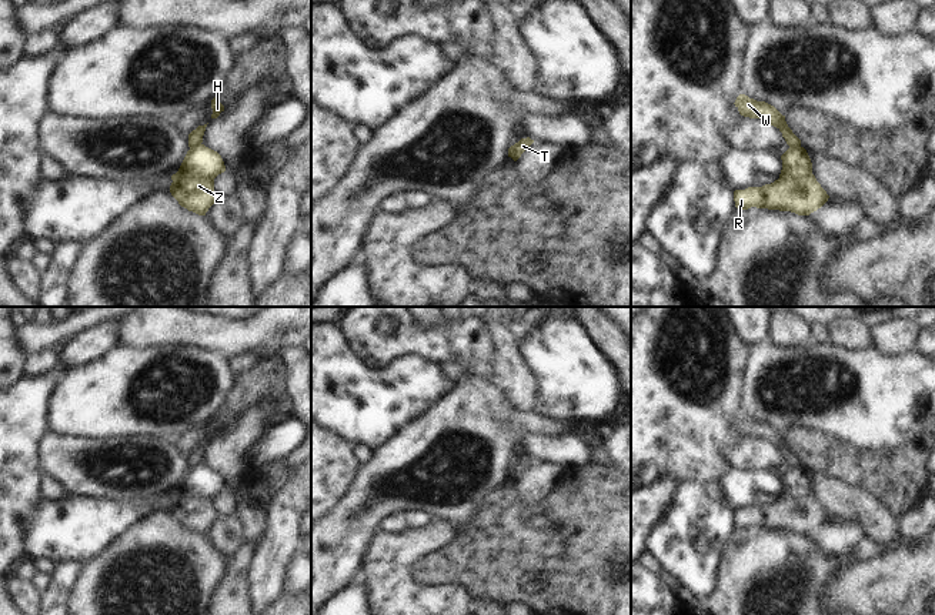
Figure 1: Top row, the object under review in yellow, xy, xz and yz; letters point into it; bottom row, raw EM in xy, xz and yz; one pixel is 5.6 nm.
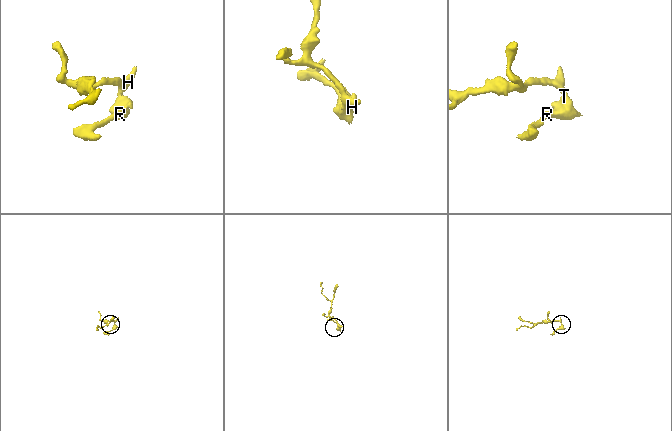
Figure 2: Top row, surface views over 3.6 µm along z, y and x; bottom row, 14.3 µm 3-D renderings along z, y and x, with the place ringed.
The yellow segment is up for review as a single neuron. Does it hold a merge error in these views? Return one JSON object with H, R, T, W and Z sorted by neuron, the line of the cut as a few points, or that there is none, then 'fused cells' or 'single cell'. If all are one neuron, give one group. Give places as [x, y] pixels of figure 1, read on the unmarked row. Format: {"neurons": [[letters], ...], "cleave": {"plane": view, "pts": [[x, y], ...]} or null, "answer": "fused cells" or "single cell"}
{"neurons": [["H", "W"], ["R", "T", "Z"]], "cleave": {"plane": "xy", "pts": [[200, 463], [190, 468]]}, "answer": "fused cells"}

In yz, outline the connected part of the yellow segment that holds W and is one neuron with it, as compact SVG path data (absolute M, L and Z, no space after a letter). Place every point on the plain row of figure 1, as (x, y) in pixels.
M739 414L734 424L741 435L761 438L777 447L789 467L801 467L801 459L788 447L785 435L782 435L774 425L765 421L757 421L745 414Z

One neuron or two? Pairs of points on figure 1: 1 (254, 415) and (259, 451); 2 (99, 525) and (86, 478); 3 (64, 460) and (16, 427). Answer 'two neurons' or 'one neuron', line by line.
1: two neurons
2: two neurons
3: two neurons

